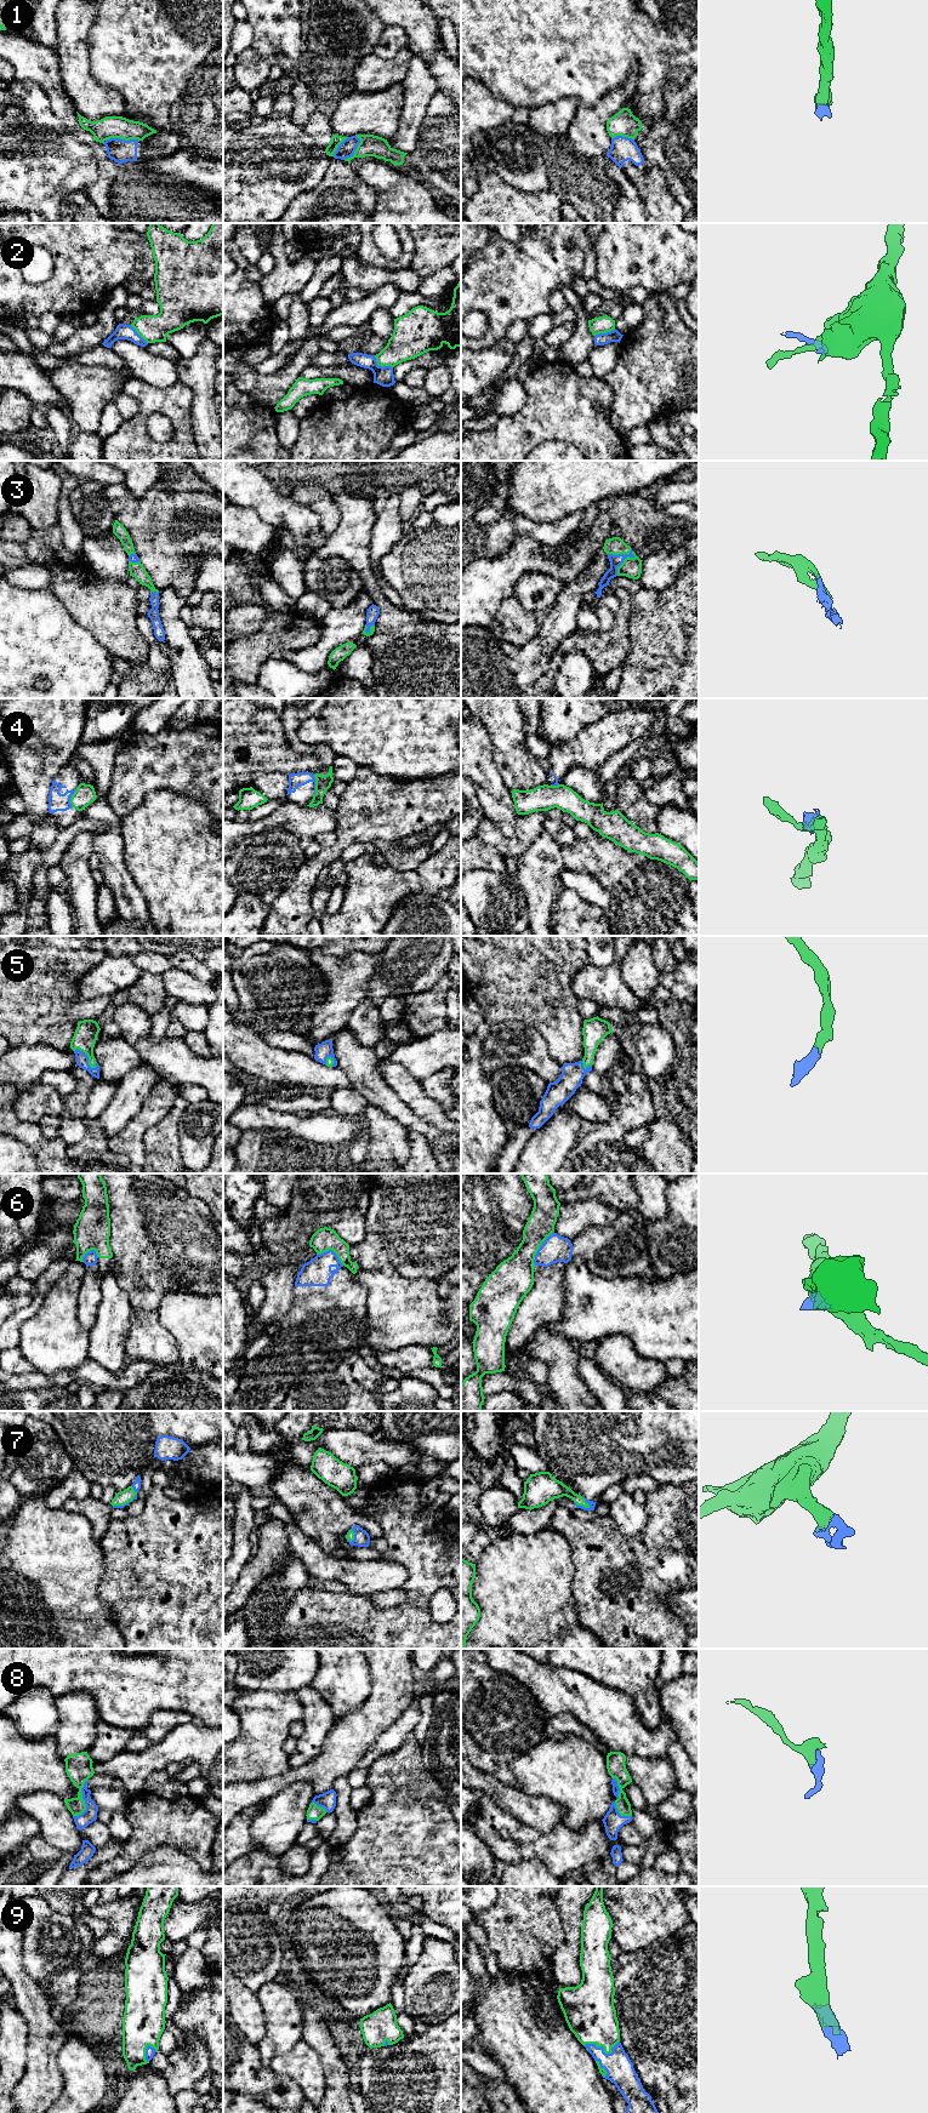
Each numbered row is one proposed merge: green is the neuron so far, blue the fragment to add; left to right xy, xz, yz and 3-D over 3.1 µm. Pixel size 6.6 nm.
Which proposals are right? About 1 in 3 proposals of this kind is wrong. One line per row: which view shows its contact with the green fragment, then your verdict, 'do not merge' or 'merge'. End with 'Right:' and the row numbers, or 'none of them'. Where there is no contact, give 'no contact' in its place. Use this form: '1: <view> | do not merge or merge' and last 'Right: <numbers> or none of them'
1: xy | do not merge
2: xz | do not merge
3: yz | merge
4: xy | do not merge
5: xy | merge
6: yz | do not merge
7: yz | merge
8: xy | merge
9: yz | merge
Right: 3, 5, 7, 8, 9

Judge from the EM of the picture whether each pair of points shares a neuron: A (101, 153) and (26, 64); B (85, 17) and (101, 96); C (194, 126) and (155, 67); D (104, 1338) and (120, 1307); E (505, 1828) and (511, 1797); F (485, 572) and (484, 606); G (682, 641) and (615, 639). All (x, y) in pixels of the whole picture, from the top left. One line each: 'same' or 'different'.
A: same
B: same
C: different
D: same
E: different
F: same
G: different

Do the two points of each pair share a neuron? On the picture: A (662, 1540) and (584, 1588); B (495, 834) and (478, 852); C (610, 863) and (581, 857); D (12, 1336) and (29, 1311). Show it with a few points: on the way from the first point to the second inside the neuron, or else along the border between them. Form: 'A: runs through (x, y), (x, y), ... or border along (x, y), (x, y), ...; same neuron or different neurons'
A: runs through (642, 1559), (627, 1560), (621, 1566), (599, 1568); same neuron
B: border along (474, 837), (490, 845), (502, 857); different neurons
C: runs through (603, 860), (601, 857), (588, 857); same neuron
D: runs through (12, 1330), (12, 1326), (23, 1315); same neuron

